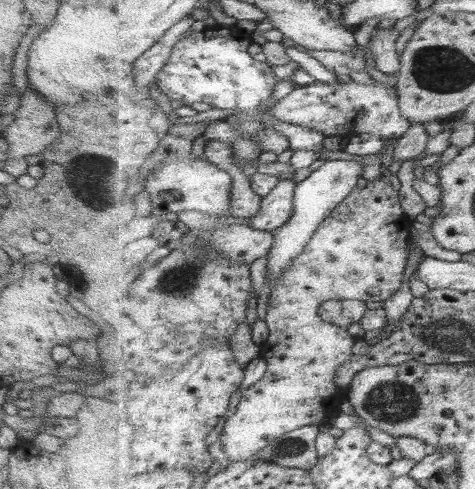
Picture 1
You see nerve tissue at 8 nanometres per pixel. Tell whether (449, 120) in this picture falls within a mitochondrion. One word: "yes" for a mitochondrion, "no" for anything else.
no

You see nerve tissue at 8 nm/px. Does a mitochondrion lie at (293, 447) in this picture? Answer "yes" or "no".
yes

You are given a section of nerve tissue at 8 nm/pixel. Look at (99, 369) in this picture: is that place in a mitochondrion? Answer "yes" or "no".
no

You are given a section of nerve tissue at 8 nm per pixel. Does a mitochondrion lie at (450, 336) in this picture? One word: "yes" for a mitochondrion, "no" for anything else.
yes

